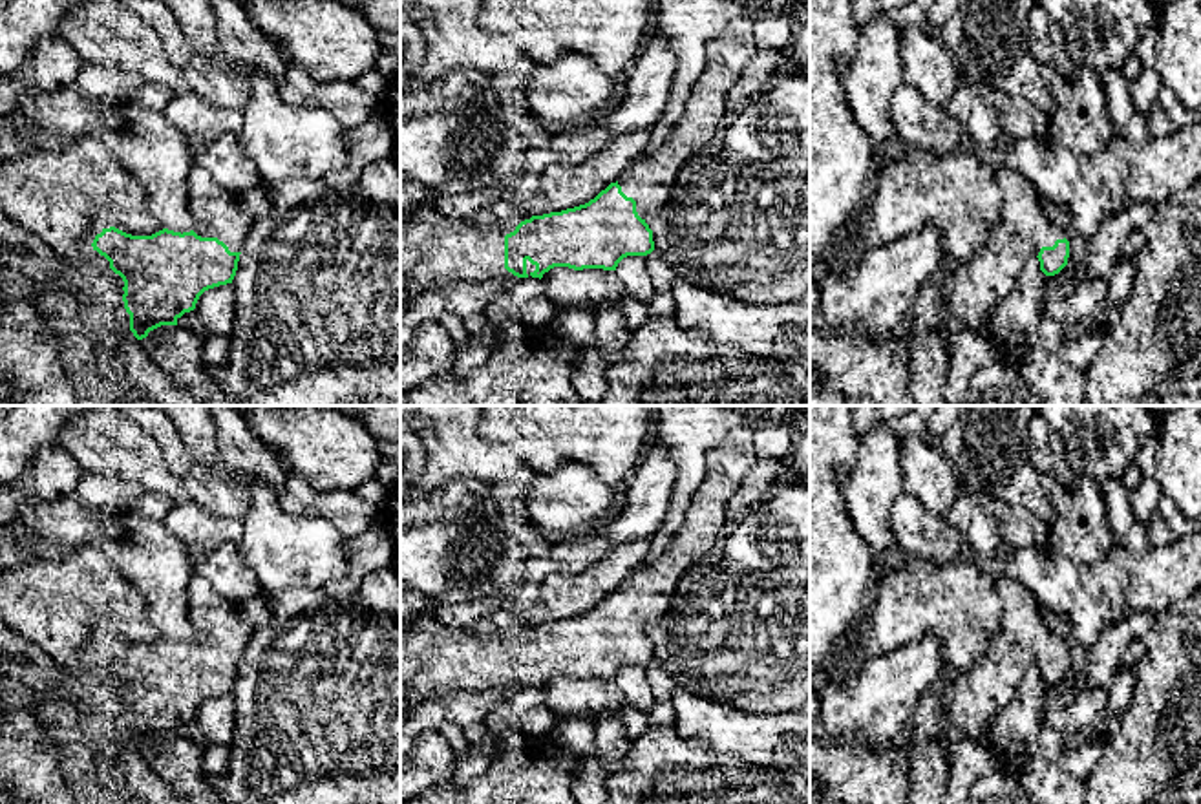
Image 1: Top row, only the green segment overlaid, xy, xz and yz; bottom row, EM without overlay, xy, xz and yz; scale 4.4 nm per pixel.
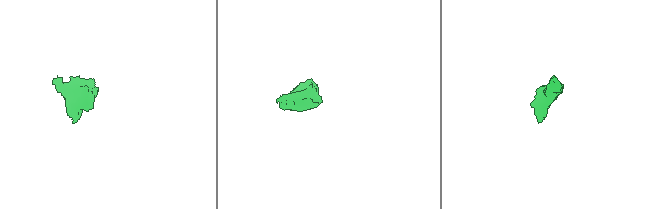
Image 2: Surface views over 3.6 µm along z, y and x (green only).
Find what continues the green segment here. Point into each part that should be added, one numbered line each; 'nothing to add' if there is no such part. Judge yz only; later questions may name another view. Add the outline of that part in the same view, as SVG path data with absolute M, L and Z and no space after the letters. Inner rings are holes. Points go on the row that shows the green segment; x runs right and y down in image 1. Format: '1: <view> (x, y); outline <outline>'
1: yz (969, 296); outline M1000 166L996 181L1002 192L1000 219L971 259L941 281L941 316L951 333L971 329L983 334L985 322L1015 289L1024 267L1042 247L1066 238L1022 174Z

